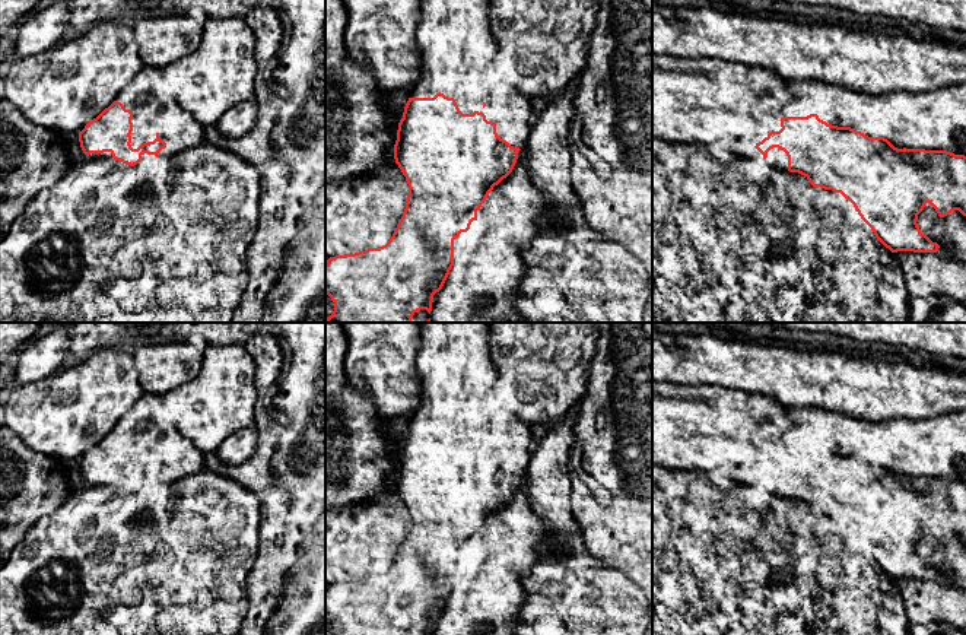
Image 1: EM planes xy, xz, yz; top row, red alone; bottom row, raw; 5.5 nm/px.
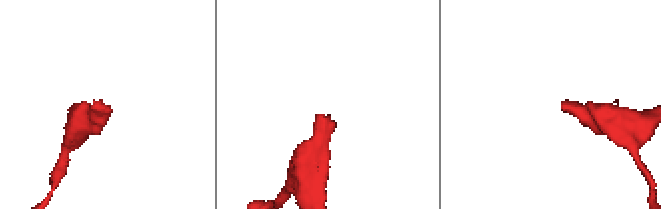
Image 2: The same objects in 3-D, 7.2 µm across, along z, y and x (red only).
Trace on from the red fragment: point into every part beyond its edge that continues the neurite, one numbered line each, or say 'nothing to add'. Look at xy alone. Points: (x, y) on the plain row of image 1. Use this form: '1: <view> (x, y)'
1: xy (158, 432)

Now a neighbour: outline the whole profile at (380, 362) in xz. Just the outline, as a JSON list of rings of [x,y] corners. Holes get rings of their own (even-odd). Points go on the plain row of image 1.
[[[343,323],[347,350],[344,374],[347,382],[376,406],[376,422],[397,450],[404,434],[397,429],[401,416],[413,416],[420,404],[420,382],[416,369],[422,343],[419,323]]]

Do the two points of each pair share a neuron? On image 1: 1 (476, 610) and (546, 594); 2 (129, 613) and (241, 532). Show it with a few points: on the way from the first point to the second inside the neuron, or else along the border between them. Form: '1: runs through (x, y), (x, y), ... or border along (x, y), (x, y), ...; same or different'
1: border along (534, 565), (523, 581), (526, 602), (520, 619); different
2: runs through (156, 590), (213, 535); same

